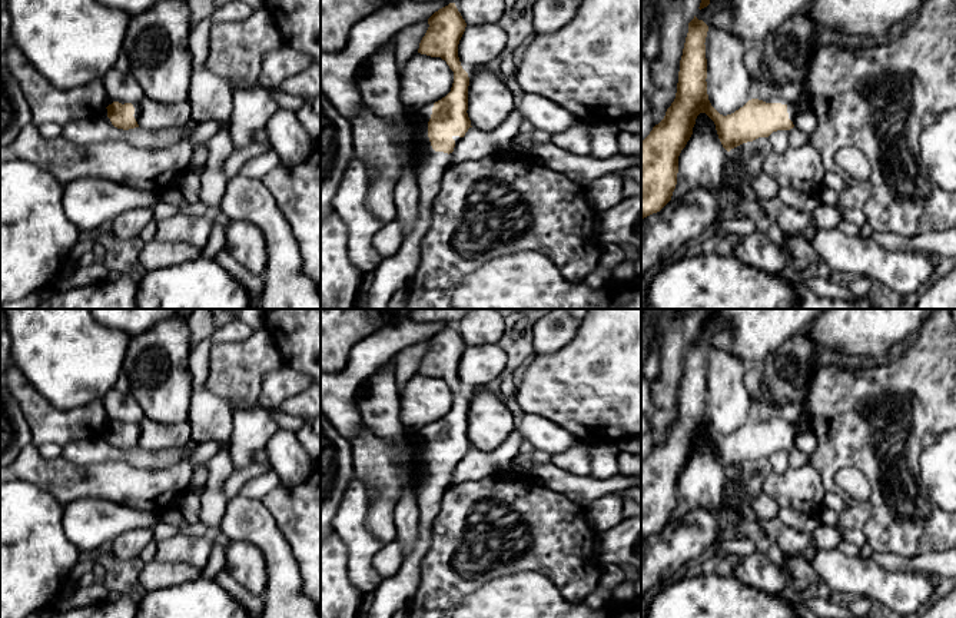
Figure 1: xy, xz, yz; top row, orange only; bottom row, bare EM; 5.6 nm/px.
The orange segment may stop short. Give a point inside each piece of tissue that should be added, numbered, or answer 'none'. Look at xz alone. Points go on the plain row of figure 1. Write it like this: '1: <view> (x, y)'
1: xz (394, 592)

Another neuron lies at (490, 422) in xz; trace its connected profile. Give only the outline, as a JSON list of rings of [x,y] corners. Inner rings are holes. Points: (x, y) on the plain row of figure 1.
[[[481,391],[469,395],[468,438],[484,452],[498,448],[515,429],[515,418],[498,393]]]

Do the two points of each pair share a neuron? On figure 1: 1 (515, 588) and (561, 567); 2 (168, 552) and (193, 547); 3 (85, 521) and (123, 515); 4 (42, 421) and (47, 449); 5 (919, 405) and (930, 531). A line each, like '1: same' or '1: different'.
1: different
2: same
3: same
4: different
5: same

